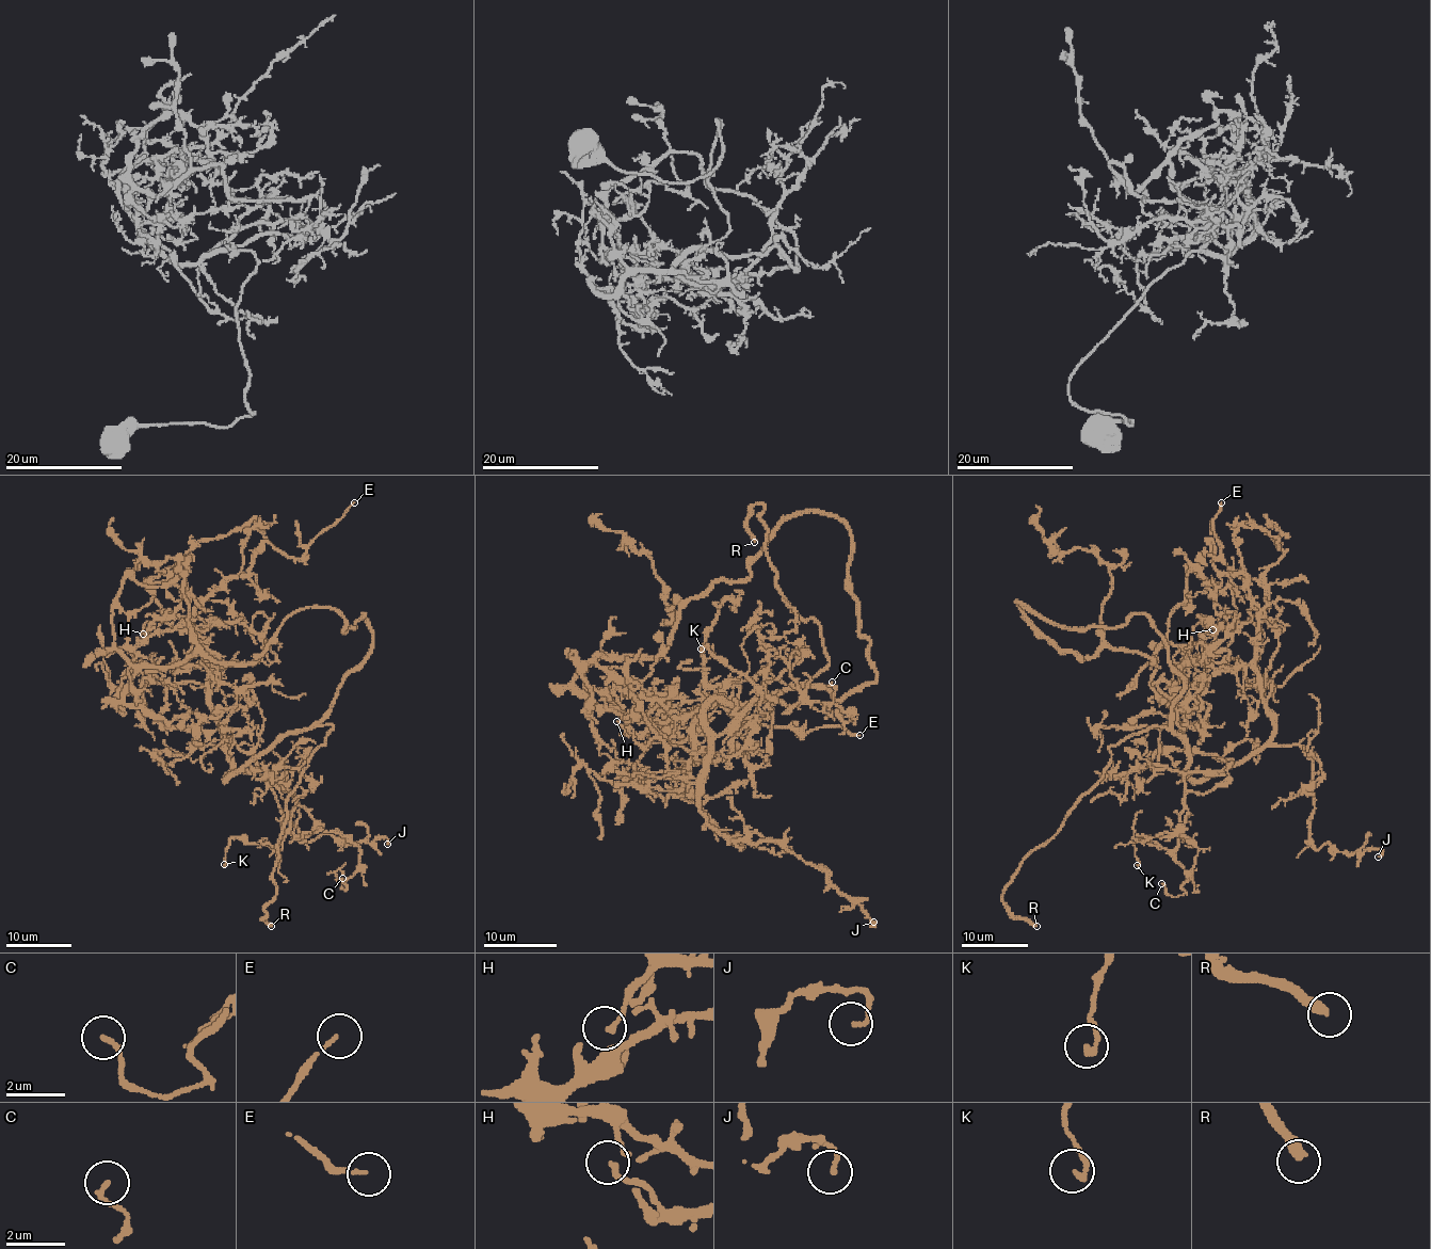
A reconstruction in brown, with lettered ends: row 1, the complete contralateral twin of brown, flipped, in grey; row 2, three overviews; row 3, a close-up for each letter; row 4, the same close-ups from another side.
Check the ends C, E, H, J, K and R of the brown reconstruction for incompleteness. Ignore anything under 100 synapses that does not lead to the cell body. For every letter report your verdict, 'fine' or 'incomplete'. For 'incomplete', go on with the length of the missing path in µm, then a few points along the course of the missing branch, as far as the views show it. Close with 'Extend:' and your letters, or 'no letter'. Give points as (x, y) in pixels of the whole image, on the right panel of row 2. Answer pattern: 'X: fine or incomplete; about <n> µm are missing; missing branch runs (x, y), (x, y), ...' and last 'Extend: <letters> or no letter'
C: fine
E: fine
H: fine
J: fine
K: fine
R: incomplete; about 35 µm are missing; missing branch runs (1036, 926), (1072, 930), (1060, 926), (1060, 913), (1071, 900), (1084, 902), (1091, 890)
Extend: R

